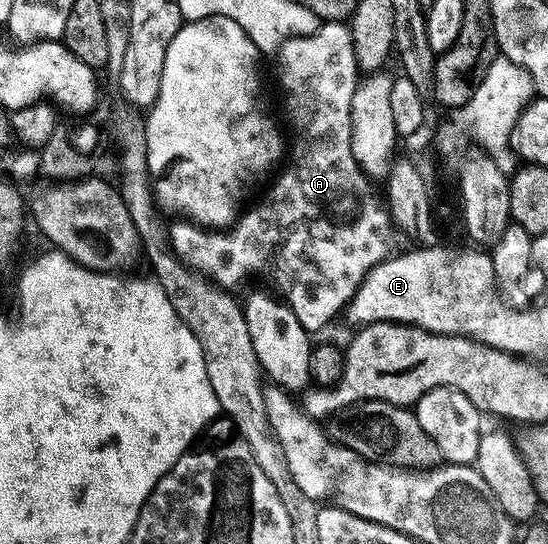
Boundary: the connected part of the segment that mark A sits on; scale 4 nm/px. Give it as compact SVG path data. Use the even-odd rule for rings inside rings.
M324 22L314 34L305 36L291 36L286 42L282 42L280 49L274 53L276 60L276 80L284 91L284 112L292 123L292 140L290 136L290 151L286 156L286 163L283 165L284 173L272 184L272 189L249 210L241 215L227 230L209 230L199 224L192 223L187 218L176 218L168 225L168 237L172 243L172 250L183 264L188 265L200 275L208 277L214 284L220 285L225 290L235 289L235 284L244 279L248 272L261 272L270 283L271 287L282 297L284 303L294 310L298 322L309 334L316 334L319 328L324 328L336 315L343 313L348 304L354 298L360 283L366 278L366 274L374 266L378 266L383 260L393 255L396 244L398 229L392 223L392 215L388 212L388 206L383 195L376 193L373 181L358 166L358 162L352 153L352 123L350 122L350 106L354 99L354 92L358 83L358 69L354 58L354 42L352 41L352 30L344 22Z

